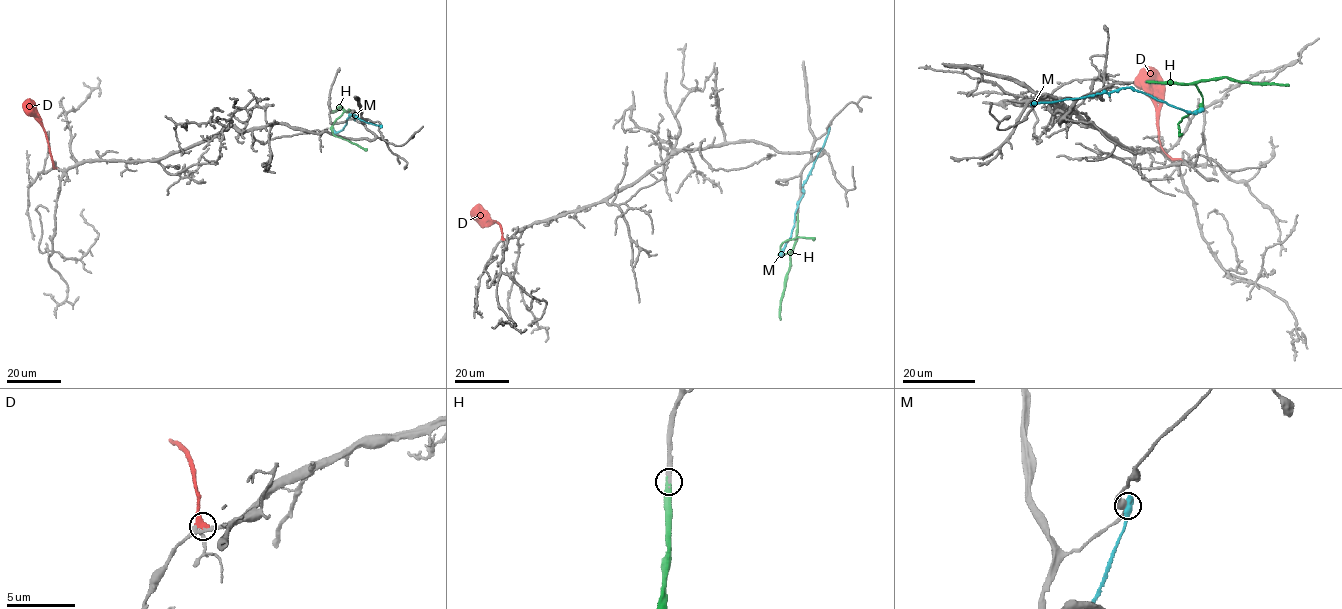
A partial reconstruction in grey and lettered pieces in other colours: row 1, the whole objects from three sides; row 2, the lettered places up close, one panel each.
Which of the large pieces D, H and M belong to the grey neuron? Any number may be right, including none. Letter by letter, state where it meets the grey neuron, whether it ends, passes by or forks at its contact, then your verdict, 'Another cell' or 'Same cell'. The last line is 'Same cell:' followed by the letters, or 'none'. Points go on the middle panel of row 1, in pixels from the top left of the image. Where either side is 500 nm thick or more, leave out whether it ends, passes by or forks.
D: Touches grey at (503, 239). It ends there. Same cell
H: Touches grey at (797, 214). It ends there. Same cell
M: Touches grey at (829, 129). Another cell
Same cell: D, H

